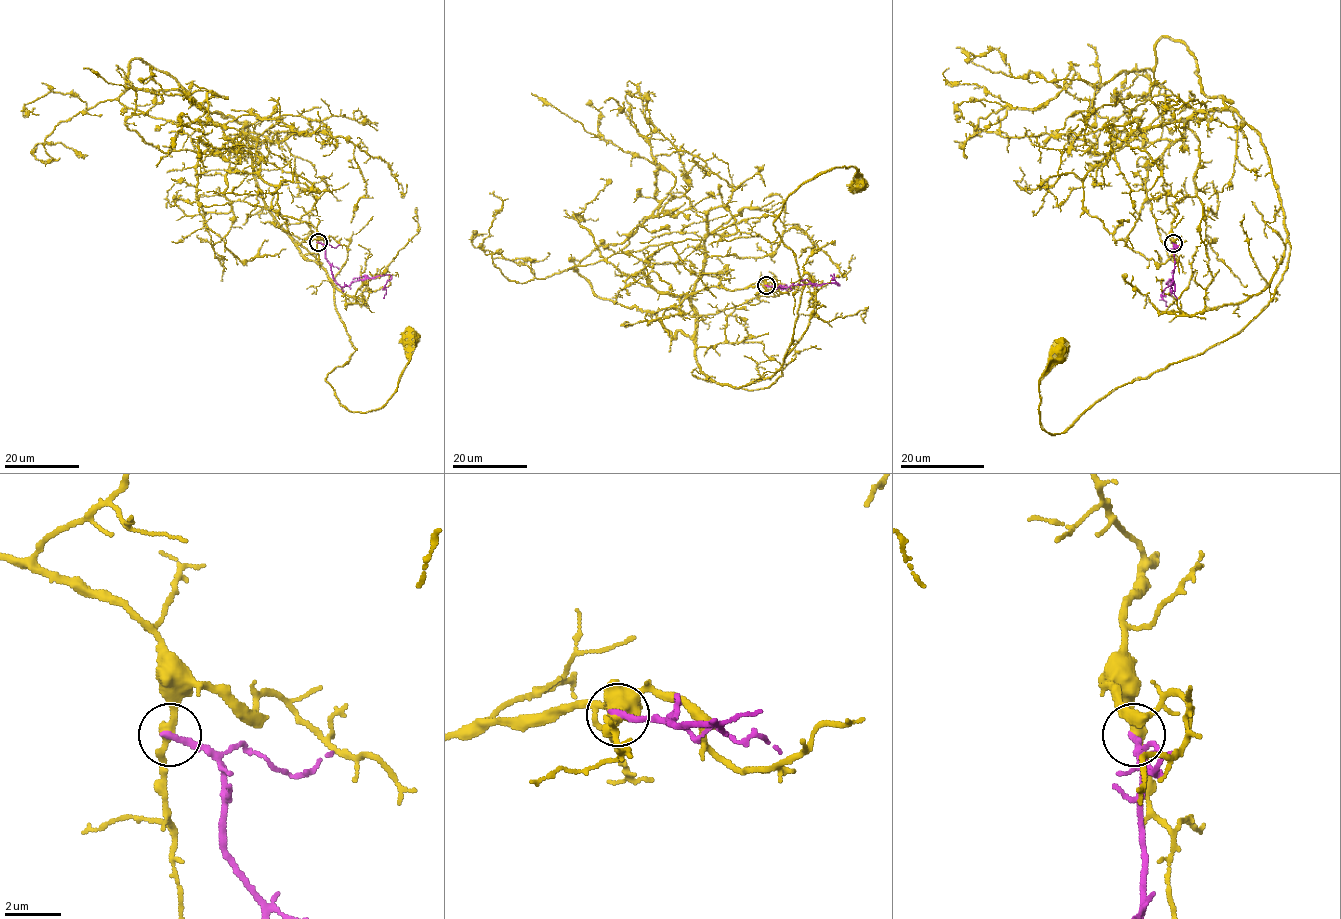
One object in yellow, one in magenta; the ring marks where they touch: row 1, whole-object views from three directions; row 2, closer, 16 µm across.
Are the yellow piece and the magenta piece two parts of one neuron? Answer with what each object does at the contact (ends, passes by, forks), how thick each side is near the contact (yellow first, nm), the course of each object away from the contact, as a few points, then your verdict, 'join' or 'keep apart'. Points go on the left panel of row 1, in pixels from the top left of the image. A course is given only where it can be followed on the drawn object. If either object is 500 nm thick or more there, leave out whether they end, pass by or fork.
yellow passes by; magenta ends; calibres 300 and 240 nm; course yellow (318, 242), (225, 196), (247, 124), (355, 350), (325, 379), (343, 406), (387, 401), (410, 335); course magenta (318, 242), (325, 246), (325, 258), (333, 279), (342, 287), (360, 279), (390, 275), (383, 298); keep apart

